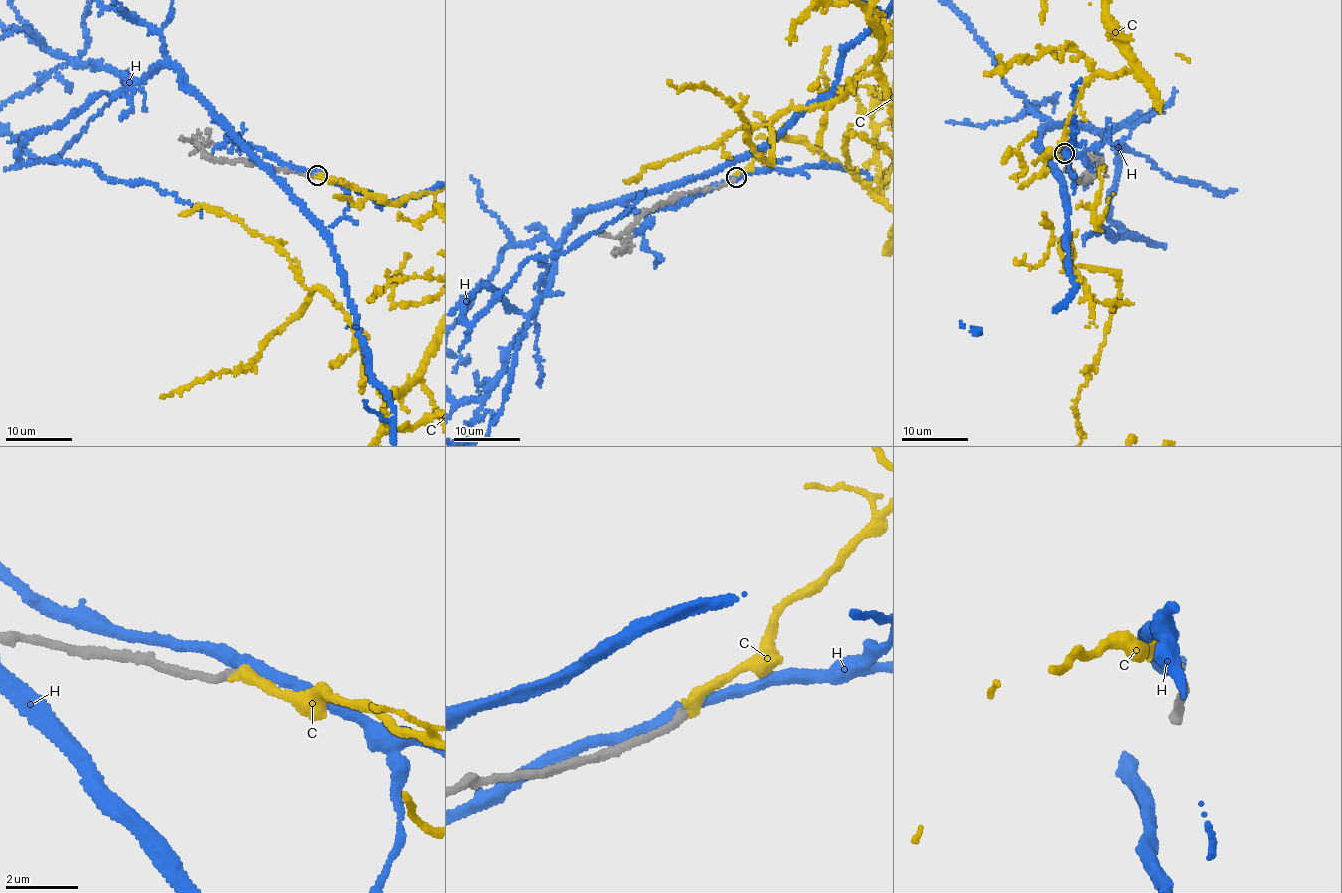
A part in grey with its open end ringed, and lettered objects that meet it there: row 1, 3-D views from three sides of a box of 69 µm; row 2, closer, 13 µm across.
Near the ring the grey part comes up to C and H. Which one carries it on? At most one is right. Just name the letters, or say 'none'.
C

